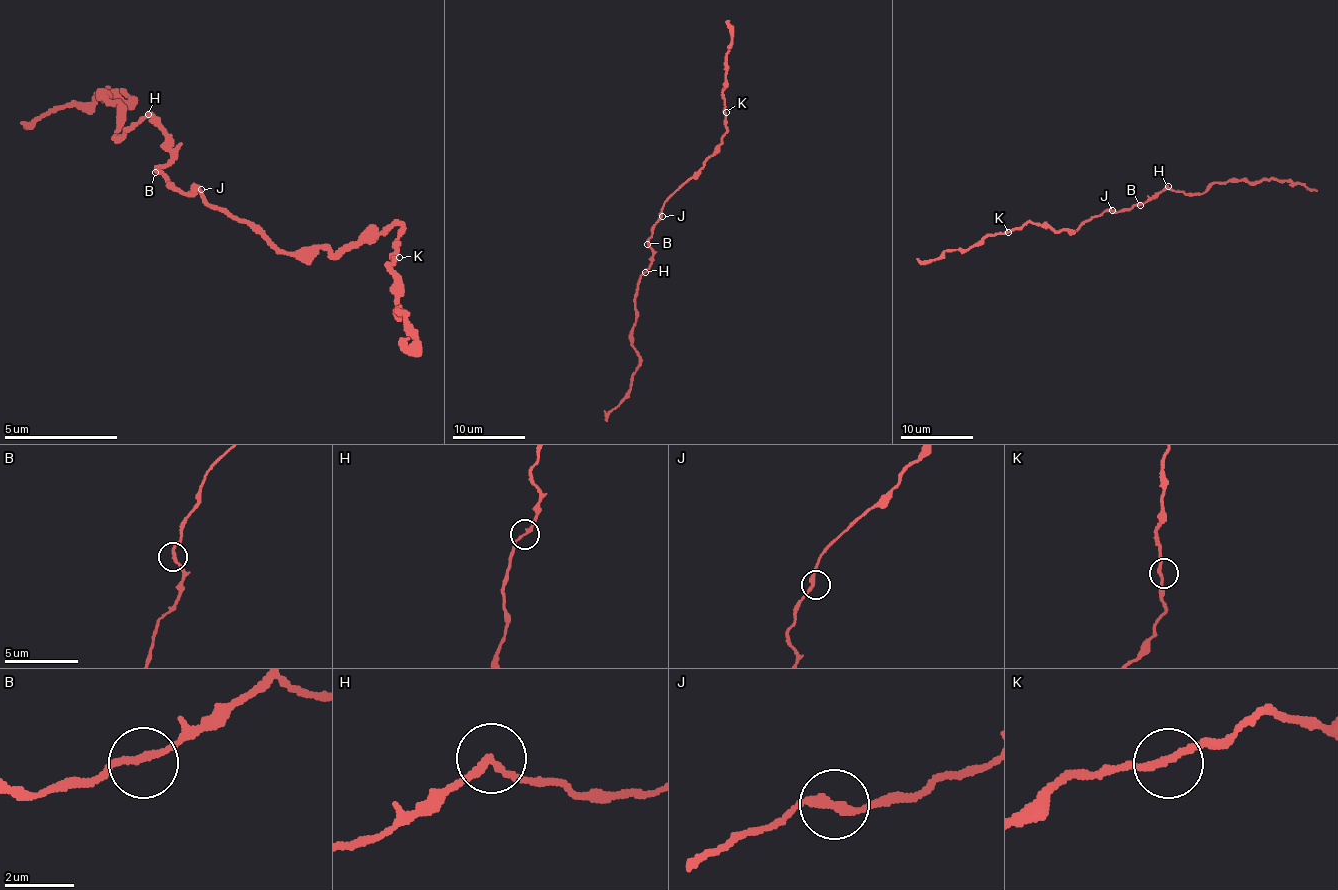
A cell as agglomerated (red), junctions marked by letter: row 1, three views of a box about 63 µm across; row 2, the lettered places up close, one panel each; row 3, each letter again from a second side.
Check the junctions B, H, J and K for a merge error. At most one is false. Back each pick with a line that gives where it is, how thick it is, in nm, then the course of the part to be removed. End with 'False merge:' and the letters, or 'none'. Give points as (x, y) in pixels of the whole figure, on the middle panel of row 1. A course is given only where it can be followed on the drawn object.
False merge: none

